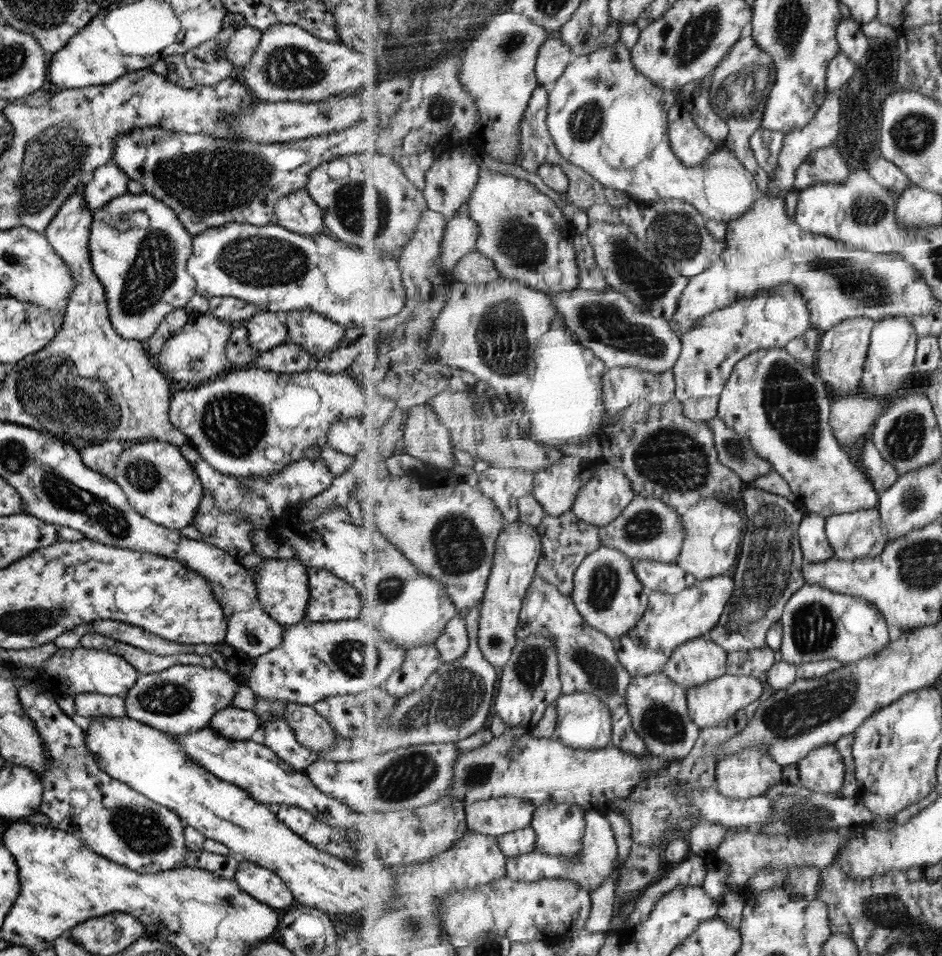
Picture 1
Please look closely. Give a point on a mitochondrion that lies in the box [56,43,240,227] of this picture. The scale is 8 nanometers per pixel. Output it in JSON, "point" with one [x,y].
{"point":[213,55]}

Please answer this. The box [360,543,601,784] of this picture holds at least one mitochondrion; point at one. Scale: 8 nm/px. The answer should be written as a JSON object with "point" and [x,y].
{"point":[457,695]}

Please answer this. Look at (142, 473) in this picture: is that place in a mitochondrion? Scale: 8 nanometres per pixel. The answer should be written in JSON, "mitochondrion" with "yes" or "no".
{"mitochondrion":"yes"}

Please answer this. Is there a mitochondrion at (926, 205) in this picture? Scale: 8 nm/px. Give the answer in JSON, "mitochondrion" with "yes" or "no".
{"mitochondrion":"no"}

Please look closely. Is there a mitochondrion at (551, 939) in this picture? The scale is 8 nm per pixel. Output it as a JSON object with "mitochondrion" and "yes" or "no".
{"mitochondrion":"no"}

